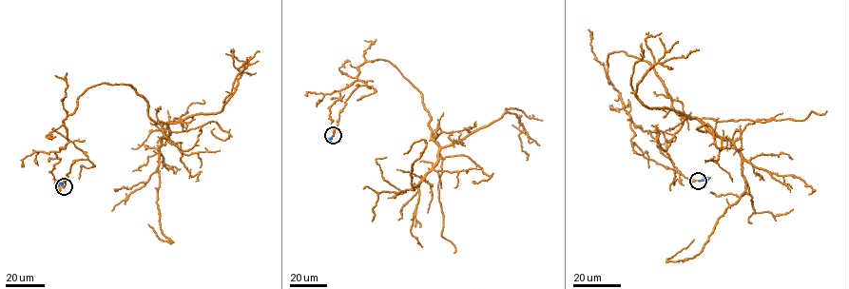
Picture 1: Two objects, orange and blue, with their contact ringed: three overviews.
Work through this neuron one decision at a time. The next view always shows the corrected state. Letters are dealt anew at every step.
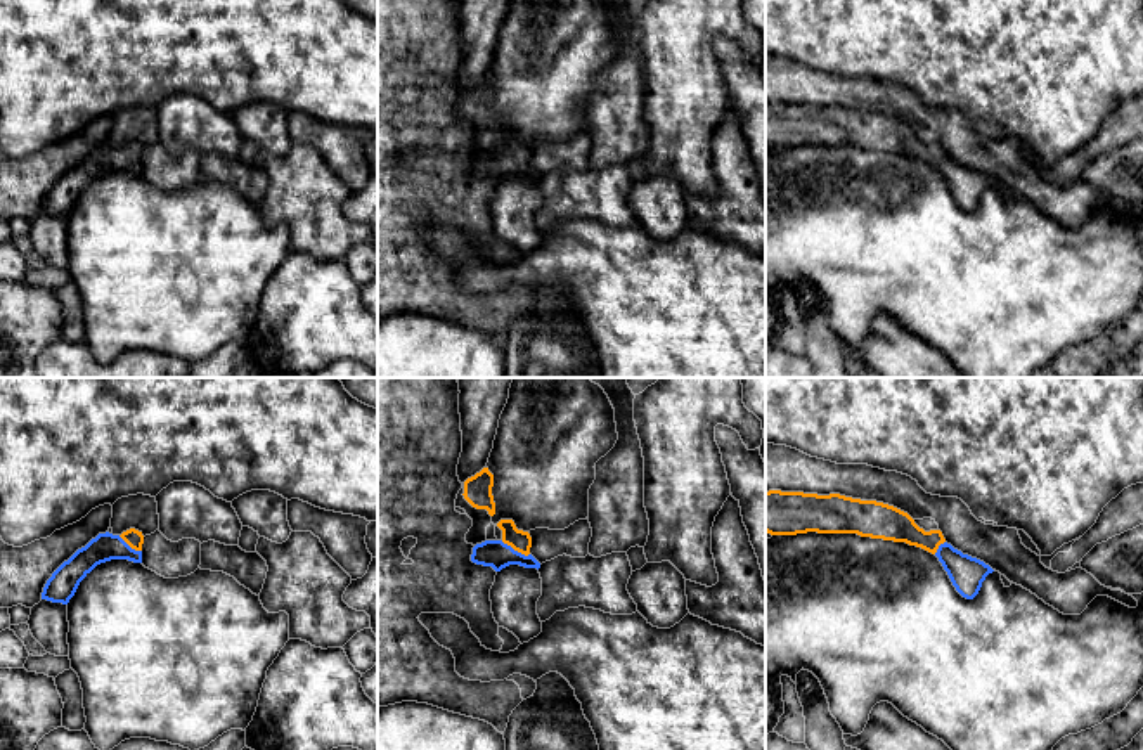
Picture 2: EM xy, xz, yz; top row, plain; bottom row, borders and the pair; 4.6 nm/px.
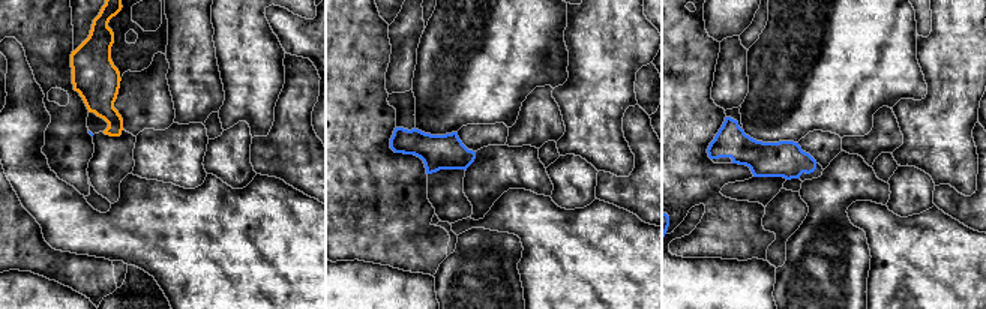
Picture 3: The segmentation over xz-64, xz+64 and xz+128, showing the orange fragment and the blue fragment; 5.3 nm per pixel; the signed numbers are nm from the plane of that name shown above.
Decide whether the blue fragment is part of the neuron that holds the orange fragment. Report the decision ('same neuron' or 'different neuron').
same neuron

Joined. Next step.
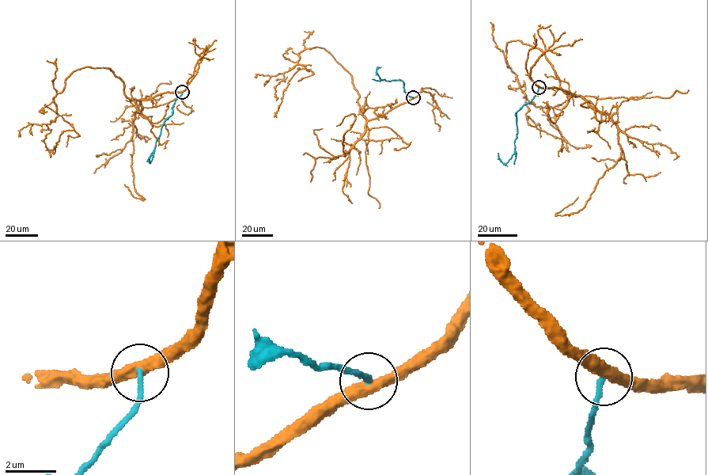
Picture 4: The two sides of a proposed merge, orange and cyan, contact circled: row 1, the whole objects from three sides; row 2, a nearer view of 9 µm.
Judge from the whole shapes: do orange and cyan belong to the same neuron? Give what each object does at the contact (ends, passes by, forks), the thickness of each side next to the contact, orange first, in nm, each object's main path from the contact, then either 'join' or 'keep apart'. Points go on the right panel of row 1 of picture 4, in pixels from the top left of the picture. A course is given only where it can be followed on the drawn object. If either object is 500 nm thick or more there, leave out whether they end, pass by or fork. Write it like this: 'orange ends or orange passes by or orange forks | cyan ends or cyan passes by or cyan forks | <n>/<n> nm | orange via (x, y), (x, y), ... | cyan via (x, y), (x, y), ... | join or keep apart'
orange passes by | cyan ends | 440/220 nm | orange via (539, 87), (578, 96), (564, 92), (537, 48), (509, 41), (526, 116), (575, 147), (592, 145) | cyan via (539, 87), (538, 93), (516, 113), (517, 134), (514, 153), (505, 164), (499, 158), (497, 153) | keep apart

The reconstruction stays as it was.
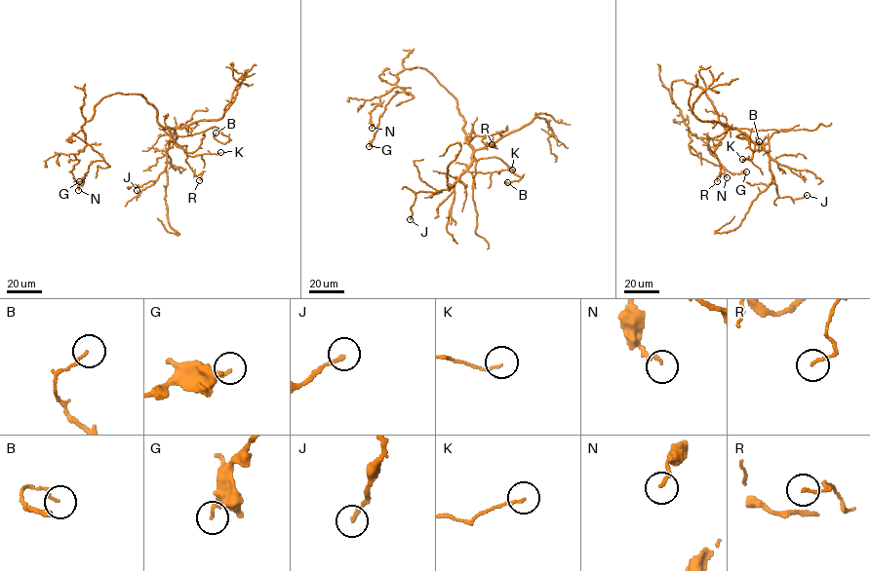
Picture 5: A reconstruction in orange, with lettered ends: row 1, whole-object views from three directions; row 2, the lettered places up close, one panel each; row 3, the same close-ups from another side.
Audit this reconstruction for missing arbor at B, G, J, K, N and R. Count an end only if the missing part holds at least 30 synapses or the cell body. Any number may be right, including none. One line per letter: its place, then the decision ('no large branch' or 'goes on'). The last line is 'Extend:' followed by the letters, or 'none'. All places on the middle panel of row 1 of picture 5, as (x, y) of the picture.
B: at (507, 182); no large branch
G: at (369, 146); no large branch
J: at (410, 219); no large branch
K: at (512, 170); no large branch
N: at (372, 128); no large branch
R: at (492, 144); no large branch
Extend: none

